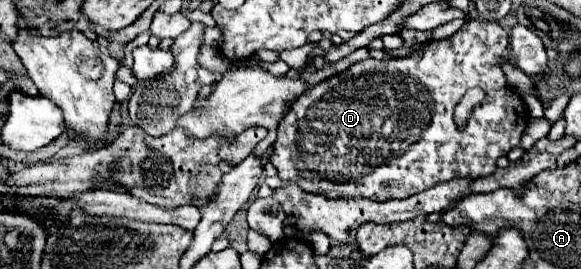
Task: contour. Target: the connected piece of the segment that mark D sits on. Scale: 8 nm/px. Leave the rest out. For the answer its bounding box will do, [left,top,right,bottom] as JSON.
[270,19,528,201]

